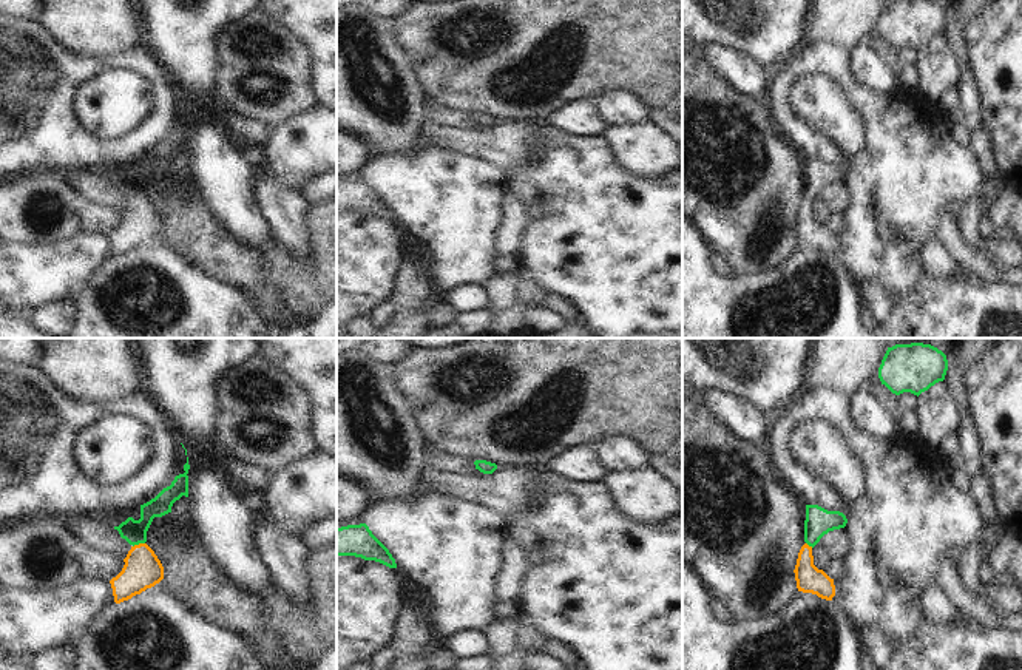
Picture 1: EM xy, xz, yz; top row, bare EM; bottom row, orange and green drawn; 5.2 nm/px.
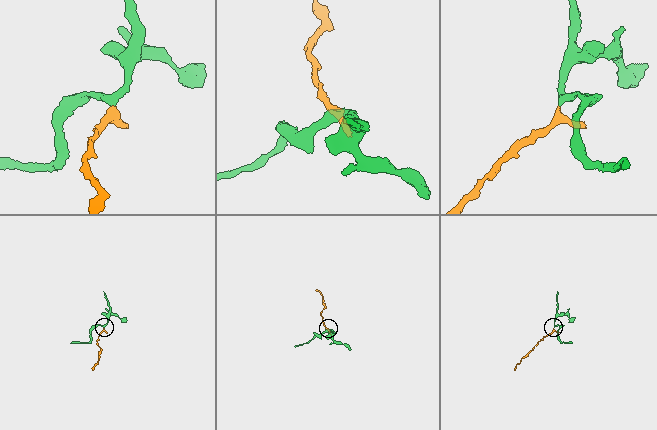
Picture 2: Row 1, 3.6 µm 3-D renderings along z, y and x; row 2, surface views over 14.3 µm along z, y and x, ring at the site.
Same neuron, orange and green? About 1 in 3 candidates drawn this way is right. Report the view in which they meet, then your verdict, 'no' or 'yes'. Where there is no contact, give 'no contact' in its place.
meets orange in xy; yes

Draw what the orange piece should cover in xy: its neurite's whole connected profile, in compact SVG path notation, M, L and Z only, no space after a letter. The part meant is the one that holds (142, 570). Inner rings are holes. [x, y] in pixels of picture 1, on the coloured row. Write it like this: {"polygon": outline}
{"polygon": "M188 457L184 474L174 477L170 486L164 488L154 499L140 505L140 519L128 517L114 530L125 539L131 550L124 559L122 571L110 580L114 602L120 604L154 587L164 579L164 567L154 551L145 543L147 531L154 517L171 513L171 506L182 496L188 497Z"}

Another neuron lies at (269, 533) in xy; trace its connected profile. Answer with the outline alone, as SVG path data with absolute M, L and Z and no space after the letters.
M267 513L256 520L258 543L264 559L275 574L275 584L284 588L301 605L313 596L309 573L310 546L303 537L279 526Z

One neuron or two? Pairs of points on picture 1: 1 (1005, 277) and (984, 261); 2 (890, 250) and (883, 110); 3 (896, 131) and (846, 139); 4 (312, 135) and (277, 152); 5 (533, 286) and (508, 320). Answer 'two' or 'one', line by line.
1: two
2: one
3: two
4: one
5: one

